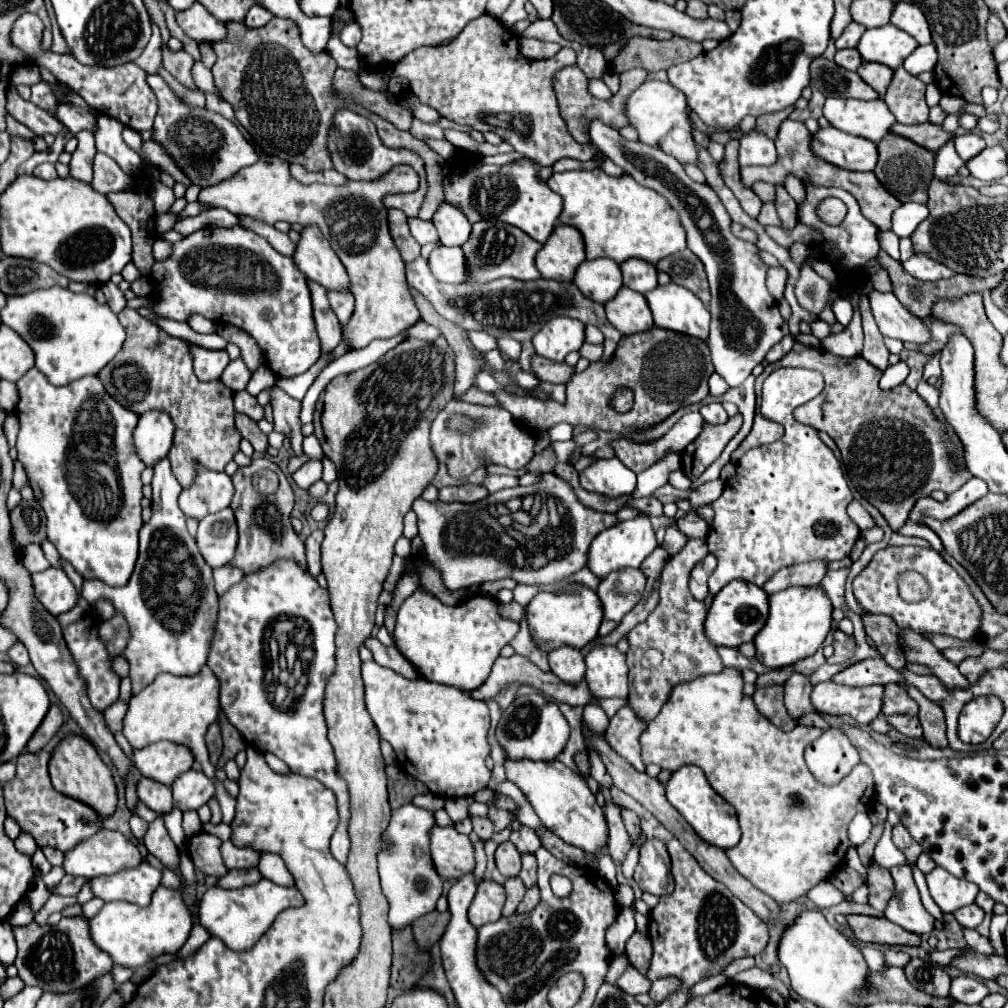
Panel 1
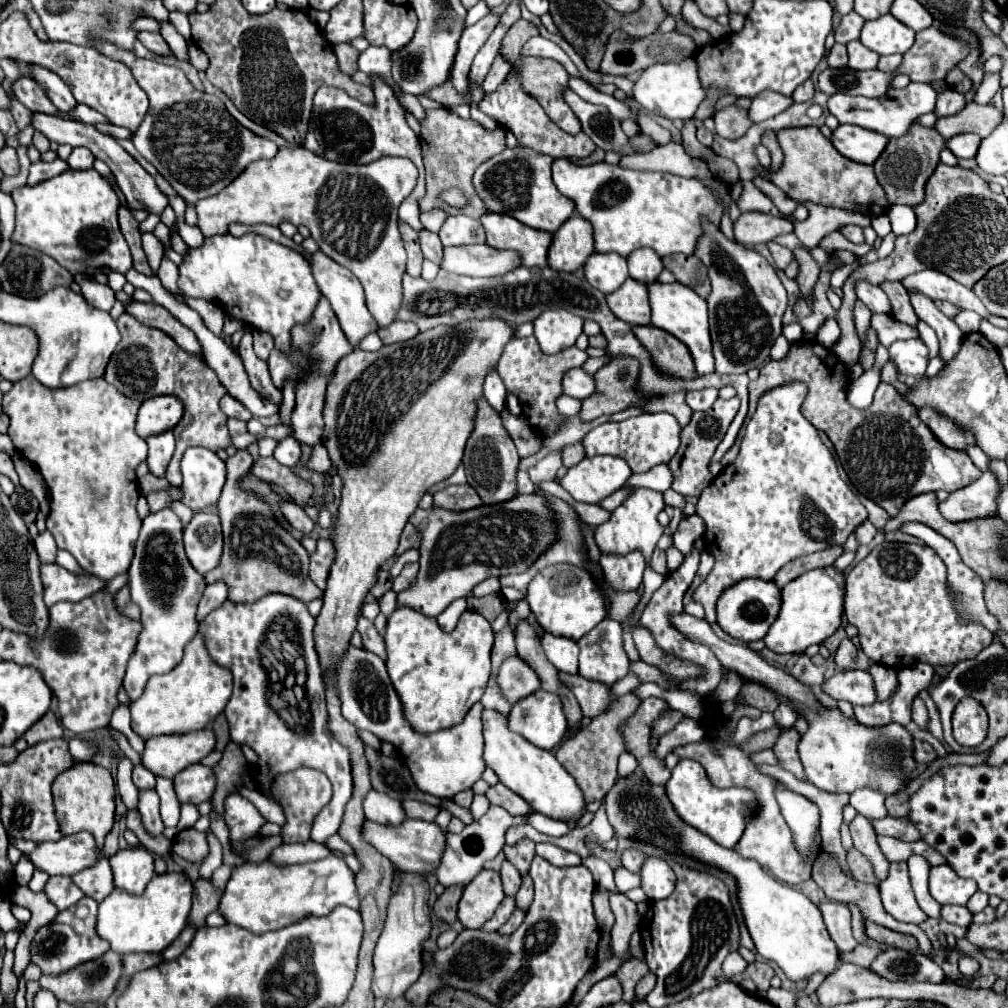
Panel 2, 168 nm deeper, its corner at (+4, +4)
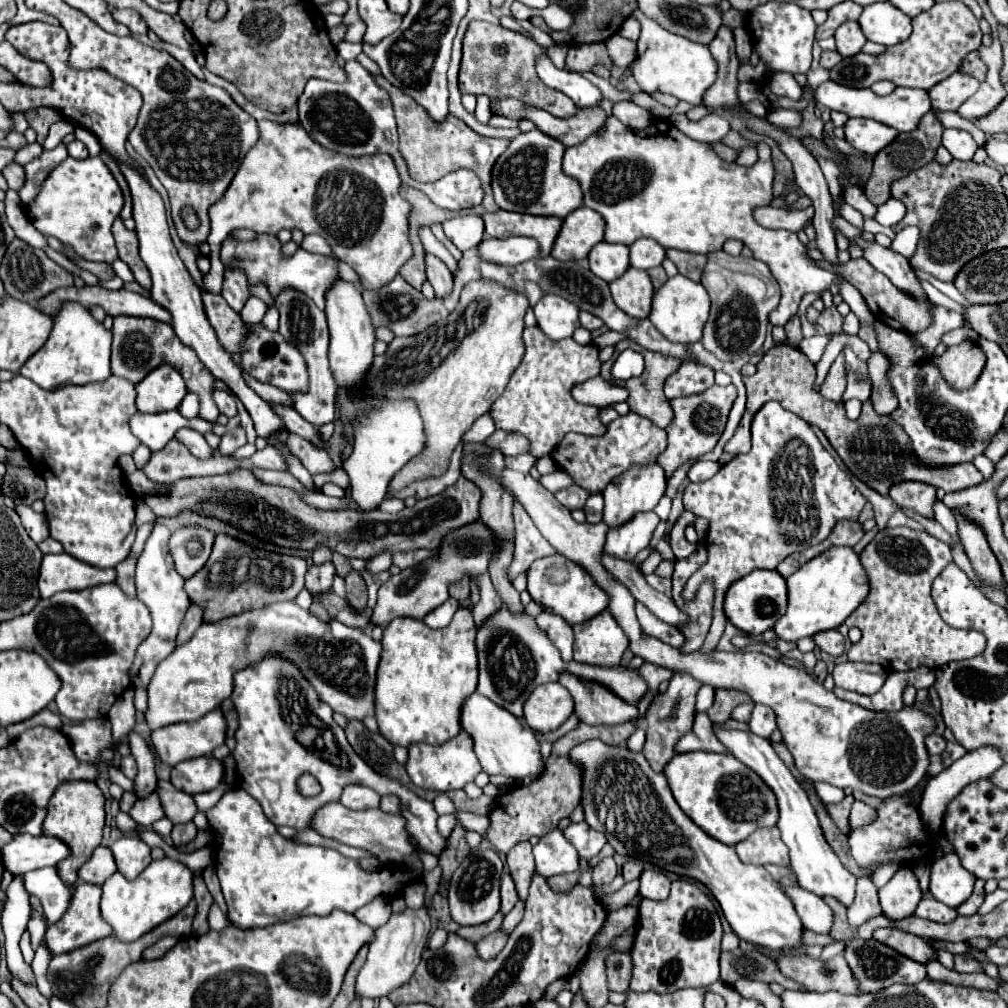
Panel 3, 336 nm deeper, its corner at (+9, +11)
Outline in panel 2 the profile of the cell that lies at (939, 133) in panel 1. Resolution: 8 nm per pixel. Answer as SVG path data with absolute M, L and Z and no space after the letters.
M970 102L960 114L938 118L934 124L934 130L946 140L962 132L974 132L986 138L1000 122L1002 122L1002 114L992 104L978 106Z

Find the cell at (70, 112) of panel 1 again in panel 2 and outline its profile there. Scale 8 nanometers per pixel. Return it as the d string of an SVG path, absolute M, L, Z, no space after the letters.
M20 78L18 82L12 84L14 94L18 96L18 100L30 108L32 112L44 112L44 114L56 114L56 106L52 104L52 100L46 96L44 88L40 88L38 82L34 82L32 78Z

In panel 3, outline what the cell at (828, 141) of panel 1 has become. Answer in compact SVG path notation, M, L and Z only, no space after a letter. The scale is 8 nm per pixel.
M849 119L843 129L845 129L845 139L857 151L863 151L869 155L879 153L899 135L899 131L895 131L893 127L887 127L873 119Z

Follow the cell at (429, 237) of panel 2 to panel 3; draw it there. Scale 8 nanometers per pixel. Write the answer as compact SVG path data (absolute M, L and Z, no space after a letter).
M427 255L427 281L431 283L435 297L445 299L453 291L453 275L441 259Z

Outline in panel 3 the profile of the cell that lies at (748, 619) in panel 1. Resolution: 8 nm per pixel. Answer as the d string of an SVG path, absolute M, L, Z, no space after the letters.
M755 569L751 575L733 583L725 595L725 615L727 619L745 633L765 633L787 611L787 583L777 571Z

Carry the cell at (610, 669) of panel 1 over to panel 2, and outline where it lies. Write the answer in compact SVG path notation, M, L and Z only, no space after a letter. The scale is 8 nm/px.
M602 620L578 640L580 670L586 680L612 686L628 674L628 656L622 648L622 626L616 620Z

